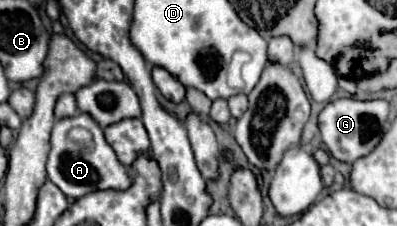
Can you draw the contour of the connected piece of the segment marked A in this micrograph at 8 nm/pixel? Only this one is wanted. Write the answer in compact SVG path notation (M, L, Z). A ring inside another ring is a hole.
M85 112L71 116L71 118L61 118L55 122L53 126L53 134L51 134L51 152L49 152L49 160L47 160L47 174L49 180L67 196L67 198L83 198L91 192L97 190L127 190L133 180L129 176L129 170L117 160L113 148L107 144L101 126ZM71 128L85 128L91 132L93 136L93 148L91 150L83 150L75 140L69 140L69 130Z

